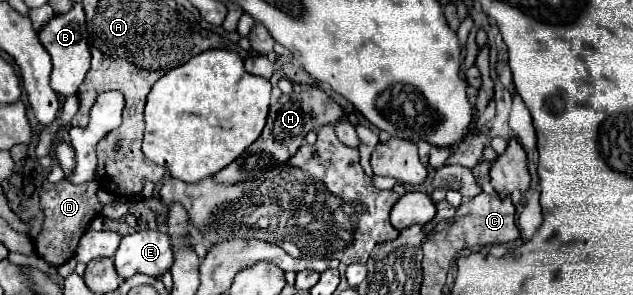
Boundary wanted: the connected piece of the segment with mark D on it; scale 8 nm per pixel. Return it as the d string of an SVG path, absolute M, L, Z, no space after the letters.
M44 180L39 191L39 205L41 211L45 213L43 229L35 239L35 251L41 259L45 259L49 265L63 265L67 263L79 245L79 239L91 225L91 221L101 213L99 199L95 191L99 189L97 181L90 181L84 184L72 184L67 180L62 180L57 184Z

